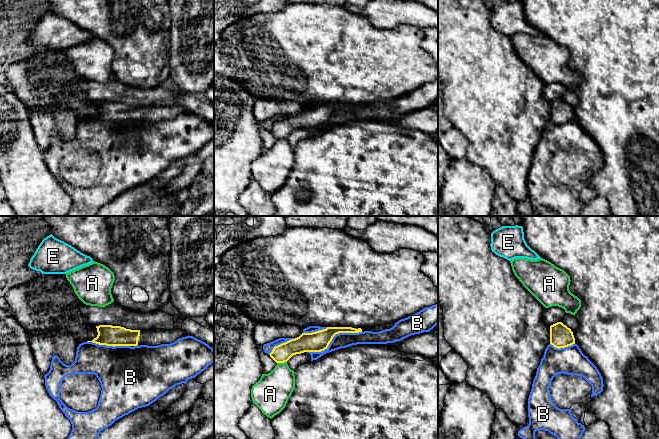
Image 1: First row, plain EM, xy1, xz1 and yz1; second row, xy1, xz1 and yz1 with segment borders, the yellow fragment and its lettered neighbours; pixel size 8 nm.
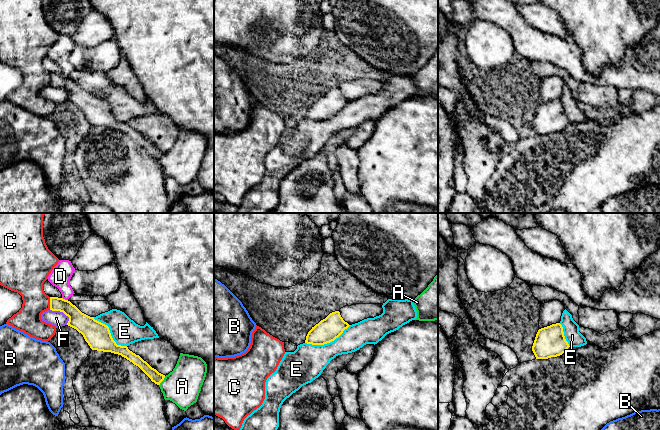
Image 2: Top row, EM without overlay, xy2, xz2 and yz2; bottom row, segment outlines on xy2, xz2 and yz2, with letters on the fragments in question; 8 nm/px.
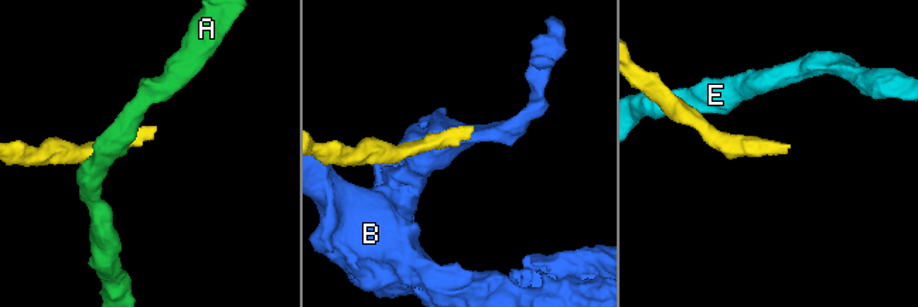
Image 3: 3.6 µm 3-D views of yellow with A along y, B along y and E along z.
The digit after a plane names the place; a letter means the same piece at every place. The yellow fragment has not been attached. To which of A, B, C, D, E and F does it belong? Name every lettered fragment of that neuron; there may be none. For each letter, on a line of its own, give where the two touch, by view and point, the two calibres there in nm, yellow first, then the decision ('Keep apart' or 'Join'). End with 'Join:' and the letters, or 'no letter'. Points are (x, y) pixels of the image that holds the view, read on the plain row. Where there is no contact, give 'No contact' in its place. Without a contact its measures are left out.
A: Touches yellow at xz1 (281, 138). Thickness 150 nm (yellow) against 280 nm. Keep apart
B: Touches yellow at xz1 (332, 114). Thickness 170 nm (yellow) against 130 nm. Keep apart
C: Touches yellow at xy2 (50, 79). Thickness 130 nm (yellow) against 240 nm. Keep apart
D: Touches yellow at xy2 (64, 75). Thickness 150 nm (yellow) against 170 nm. Keep apart
E: Touches yellow at xz2 (327, 118). Thickness 190 nm (yellow) against 280 nm. Keep apart
F: Touches yellow at xy2 (63, 88). Thickness 160 nm (yellow) against 130 nm. Keep apart
Join: no letter

